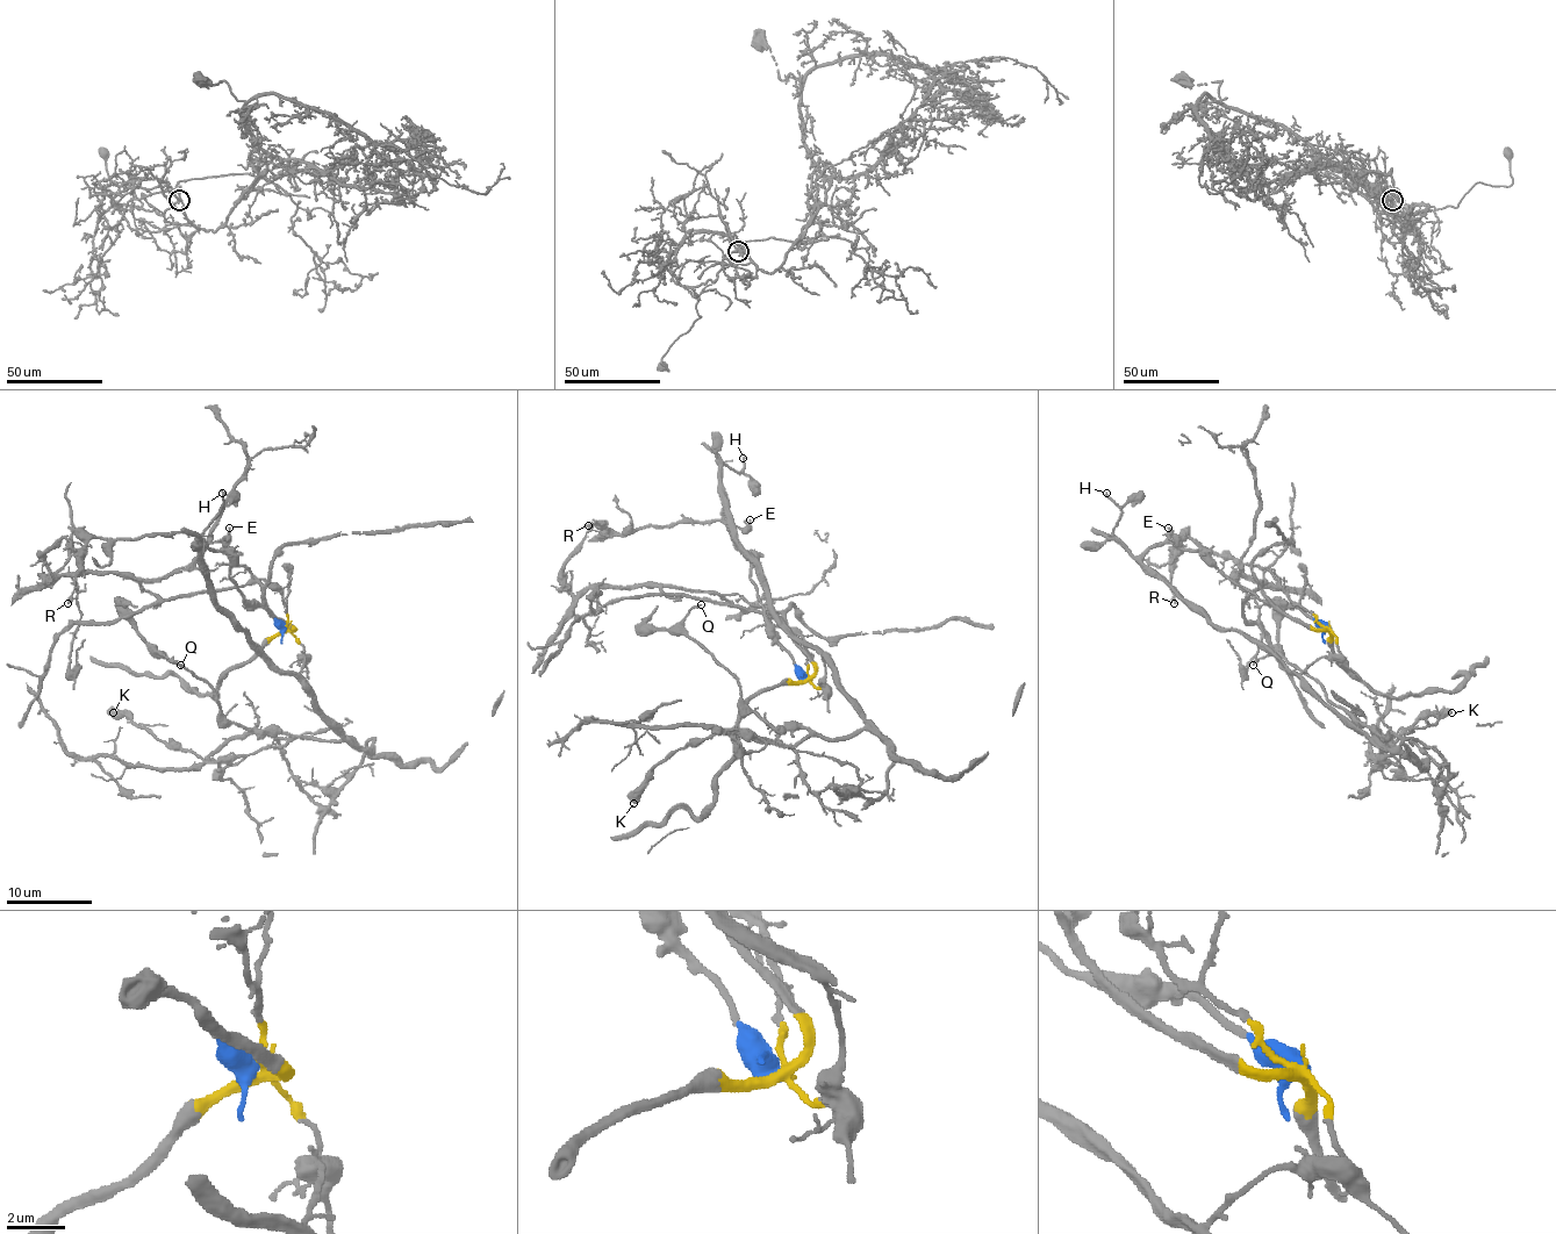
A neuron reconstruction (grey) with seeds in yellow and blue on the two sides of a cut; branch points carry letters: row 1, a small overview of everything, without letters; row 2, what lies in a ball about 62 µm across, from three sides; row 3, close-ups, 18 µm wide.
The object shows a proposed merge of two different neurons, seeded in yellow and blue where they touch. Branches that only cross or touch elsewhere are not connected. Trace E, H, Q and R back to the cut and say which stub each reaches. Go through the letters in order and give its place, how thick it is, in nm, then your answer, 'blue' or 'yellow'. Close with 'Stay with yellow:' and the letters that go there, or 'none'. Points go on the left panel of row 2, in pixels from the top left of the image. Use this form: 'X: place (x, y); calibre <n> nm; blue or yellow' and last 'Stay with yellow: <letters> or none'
E: place (229, 528); calibre 150 nm; blue
H: place (222, 493); calibre 190 nm; blue
Q: place (180, 665); calibre 170 nm; blue
R: place (67, 603); calibre 240 nm; blue
Stay with yellow: none

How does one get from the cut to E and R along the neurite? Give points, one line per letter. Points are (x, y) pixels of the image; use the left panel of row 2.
E: (286, 629), (260, 605), (251, 605), (230, 575), (230, 559), (209, 546), (223, 537), (230, 526)
R: (286, 629), (245, 598), (230, 575), (230, 559), (185, 533), (93, 537), (67, 603)

